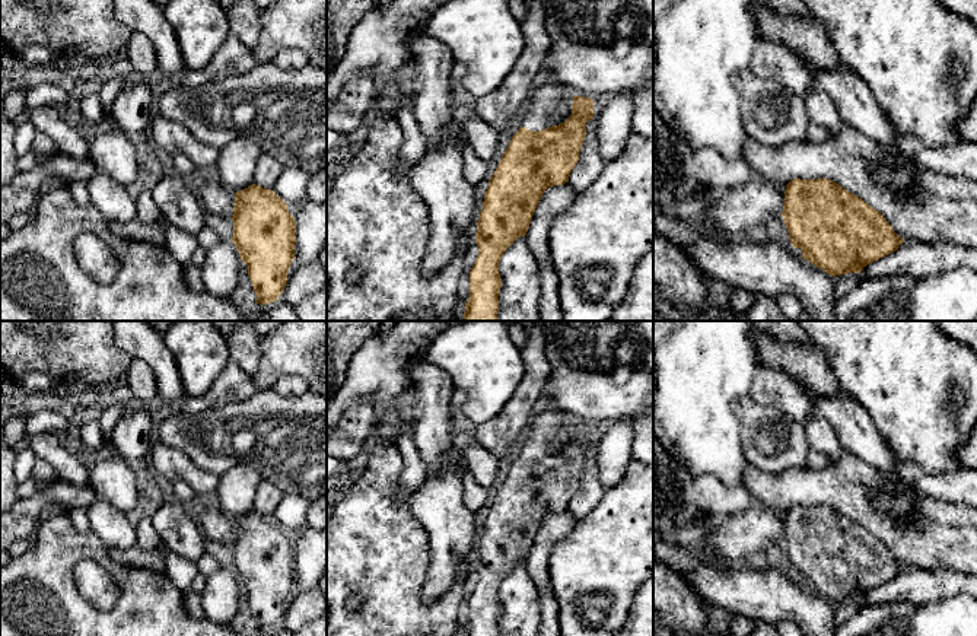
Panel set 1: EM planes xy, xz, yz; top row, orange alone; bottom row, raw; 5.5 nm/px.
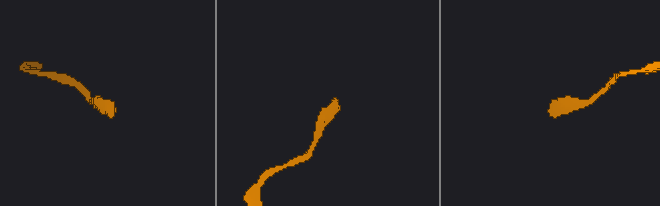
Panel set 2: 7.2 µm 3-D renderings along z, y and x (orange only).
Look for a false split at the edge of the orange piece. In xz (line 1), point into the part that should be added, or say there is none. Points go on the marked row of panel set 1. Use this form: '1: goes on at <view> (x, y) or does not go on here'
1: goes on at xz (550, 97)

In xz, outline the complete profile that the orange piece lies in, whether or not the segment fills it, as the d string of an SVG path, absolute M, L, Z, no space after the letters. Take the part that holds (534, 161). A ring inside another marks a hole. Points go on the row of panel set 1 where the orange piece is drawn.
M541 74L535 85L529 112L522 120L522 127L512 137L503 152L484 194L480 219L477 222L475 244L477 260L470 271L470 298L461 321L497 321L499 290L502 279L499 263L503 252L521 236L525 236L534 212L548 187L569 182L572 169L579 160L586 134L586 123L593 118L593 101L576 96L570 88L556 82L551 74ZM569 101L572 115L561 124L554 120Z

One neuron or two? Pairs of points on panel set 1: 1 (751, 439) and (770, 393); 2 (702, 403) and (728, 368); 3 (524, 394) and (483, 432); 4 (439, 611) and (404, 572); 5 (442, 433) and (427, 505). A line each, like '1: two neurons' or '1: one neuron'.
1: two neurons
2: one neuron
3: one neuron
4: one neuron
5: two neurons

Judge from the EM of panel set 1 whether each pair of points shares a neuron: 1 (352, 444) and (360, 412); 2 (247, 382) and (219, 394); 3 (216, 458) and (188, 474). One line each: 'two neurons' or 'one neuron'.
1: one neuron
2: one neuron
3: two neurons

